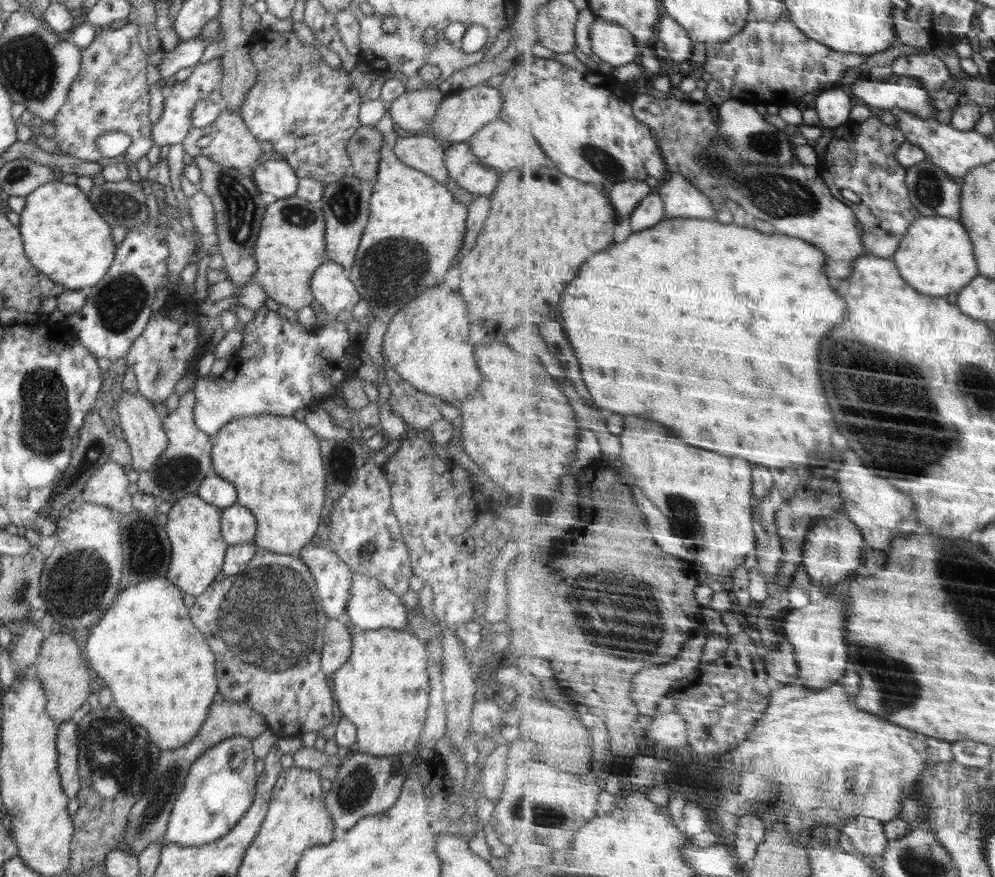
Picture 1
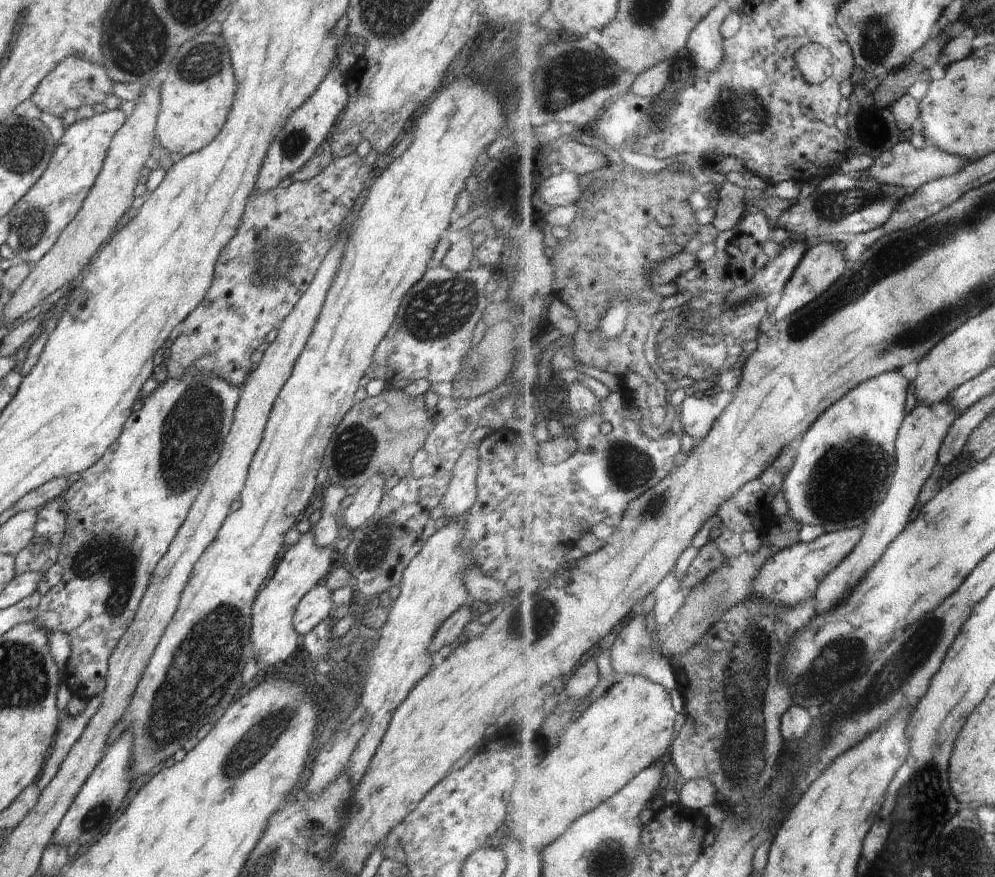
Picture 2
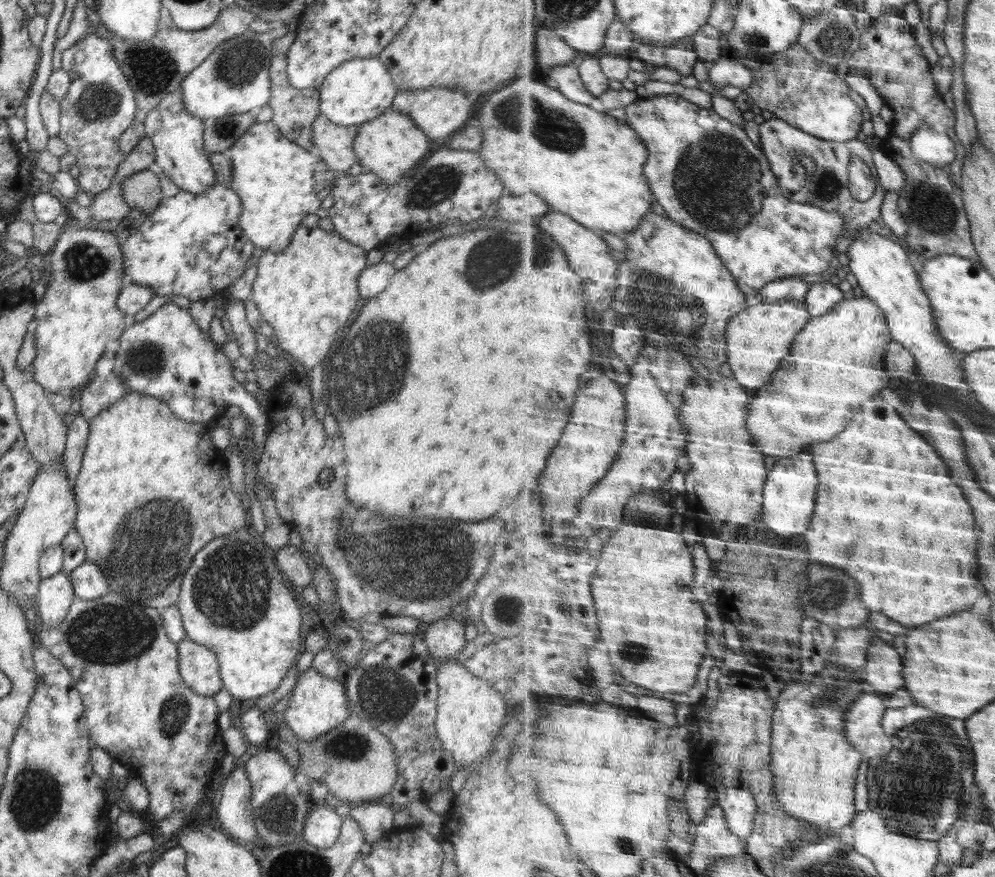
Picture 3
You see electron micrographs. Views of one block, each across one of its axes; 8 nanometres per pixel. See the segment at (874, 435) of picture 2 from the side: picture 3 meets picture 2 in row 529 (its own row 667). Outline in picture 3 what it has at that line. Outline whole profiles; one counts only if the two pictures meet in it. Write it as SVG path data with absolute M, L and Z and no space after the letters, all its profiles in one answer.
M834 650L831 658L826 661L824 669L817 674L814 681L793 682L783 689L777 701L772 744L775 792L778 795L778 801L784 805L788 813L800 817L802 821L812 823L816 840L838 838L837 834L840 830L852 824L852 820L859 814L856 786L858 772L866 758L864 758L864 753L847 737L846 713L851 710L854 702L860 701L863 695L871 691L869 681L864 674L852 673L844 665L838 665Z

